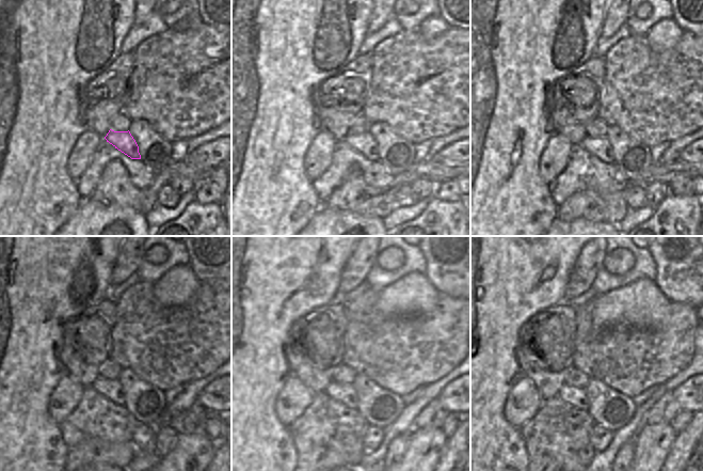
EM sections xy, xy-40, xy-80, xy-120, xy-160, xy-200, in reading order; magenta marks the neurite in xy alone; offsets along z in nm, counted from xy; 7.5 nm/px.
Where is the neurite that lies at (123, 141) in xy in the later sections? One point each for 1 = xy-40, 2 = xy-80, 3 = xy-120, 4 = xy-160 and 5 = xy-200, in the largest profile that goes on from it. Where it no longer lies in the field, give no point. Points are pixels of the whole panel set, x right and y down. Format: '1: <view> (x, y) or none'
1: xy-40 (364, 143)
2: xy-80 (601, 147)
3: xy-120 (111, 389)
4: xy-160 (344, 393)
5: xy-200 (577, 397)

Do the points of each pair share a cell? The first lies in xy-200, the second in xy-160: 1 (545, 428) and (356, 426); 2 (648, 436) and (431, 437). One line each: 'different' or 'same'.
1: same
2: same

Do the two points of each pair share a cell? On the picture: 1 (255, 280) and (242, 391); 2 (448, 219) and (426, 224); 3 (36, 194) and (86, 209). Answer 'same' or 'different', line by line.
1: same
2: same
3: different

